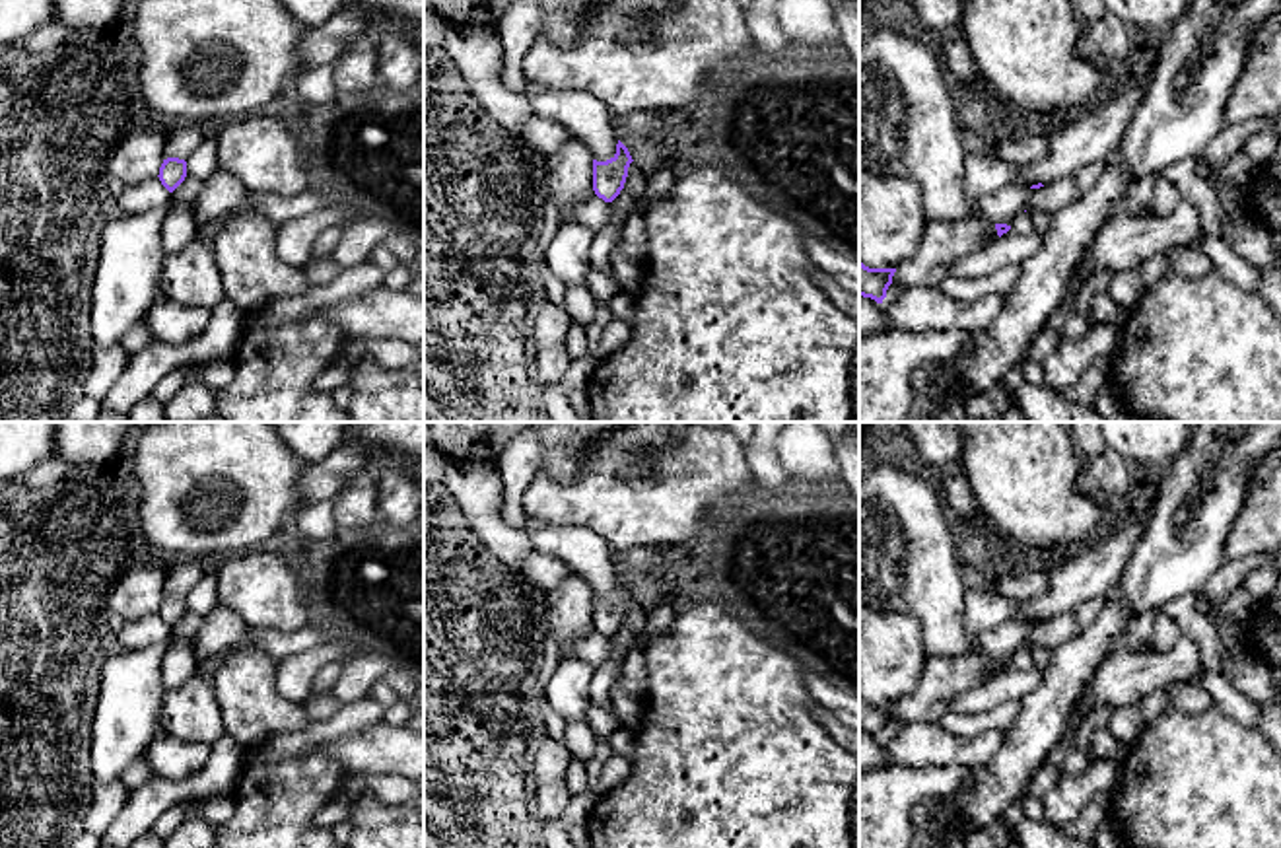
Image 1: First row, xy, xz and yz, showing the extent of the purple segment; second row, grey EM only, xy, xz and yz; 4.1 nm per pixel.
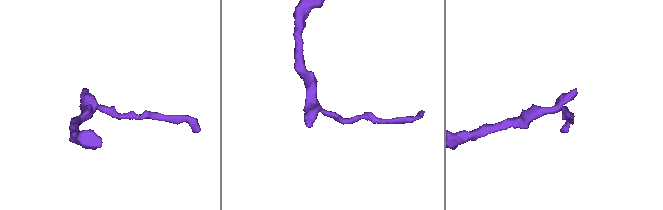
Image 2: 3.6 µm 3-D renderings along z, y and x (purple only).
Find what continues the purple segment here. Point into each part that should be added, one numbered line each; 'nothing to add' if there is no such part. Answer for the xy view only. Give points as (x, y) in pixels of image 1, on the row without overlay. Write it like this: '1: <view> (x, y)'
1: xy (183, 574)

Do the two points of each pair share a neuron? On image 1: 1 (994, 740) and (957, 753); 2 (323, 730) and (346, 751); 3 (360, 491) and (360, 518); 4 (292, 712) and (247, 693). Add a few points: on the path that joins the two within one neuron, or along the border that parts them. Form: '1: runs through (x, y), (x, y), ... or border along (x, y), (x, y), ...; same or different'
1: runs through (984, 747), (967, 751); same
2: border along (376, 722), (311, 745), (304, 753); different
3: runs through (360, 496), (360, 512); same
4: runs through (280, 712), (267, 712), (259, 705); same

